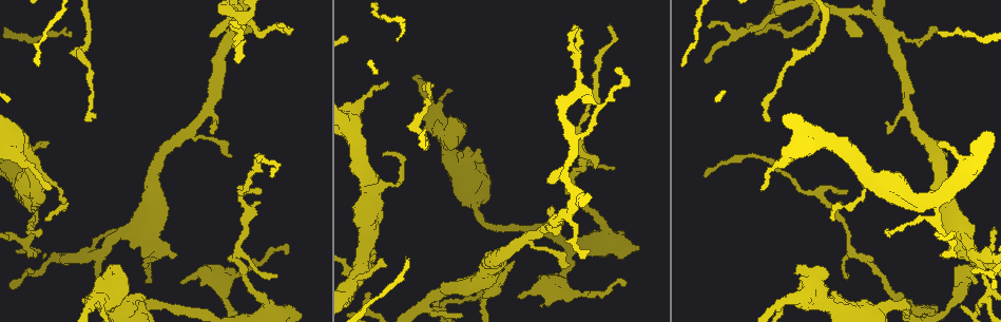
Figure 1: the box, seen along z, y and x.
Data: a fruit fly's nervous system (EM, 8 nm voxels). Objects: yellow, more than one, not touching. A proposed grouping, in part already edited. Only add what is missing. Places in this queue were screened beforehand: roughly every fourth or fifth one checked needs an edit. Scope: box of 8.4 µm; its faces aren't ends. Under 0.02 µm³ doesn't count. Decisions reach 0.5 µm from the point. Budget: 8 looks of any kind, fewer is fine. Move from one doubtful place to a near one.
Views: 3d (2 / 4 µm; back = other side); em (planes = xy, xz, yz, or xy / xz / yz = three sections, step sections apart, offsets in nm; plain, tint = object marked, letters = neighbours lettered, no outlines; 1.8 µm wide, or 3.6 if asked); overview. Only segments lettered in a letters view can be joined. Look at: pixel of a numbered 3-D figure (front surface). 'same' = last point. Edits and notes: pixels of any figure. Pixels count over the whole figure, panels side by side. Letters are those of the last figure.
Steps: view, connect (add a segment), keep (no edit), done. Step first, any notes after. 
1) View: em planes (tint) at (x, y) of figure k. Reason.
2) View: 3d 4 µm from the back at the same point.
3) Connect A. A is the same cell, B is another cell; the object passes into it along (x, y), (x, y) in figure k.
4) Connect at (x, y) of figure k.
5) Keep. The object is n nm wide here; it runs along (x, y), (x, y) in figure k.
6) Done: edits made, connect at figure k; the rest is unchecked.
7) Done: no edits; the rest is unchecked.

View: em xy step 8 (tint) at (707, 61) of figure 1. An open end.

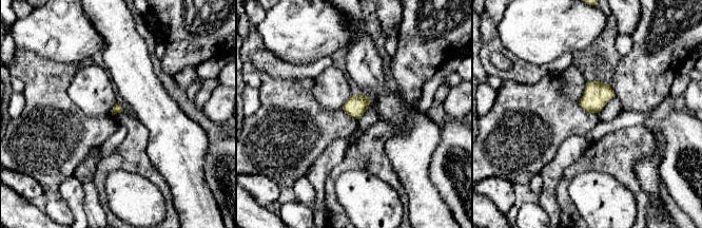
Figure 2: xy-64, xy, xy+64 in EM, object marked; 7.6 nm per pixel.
View: em planes (letters) at the same point.

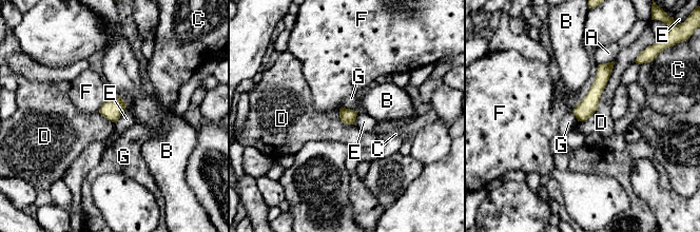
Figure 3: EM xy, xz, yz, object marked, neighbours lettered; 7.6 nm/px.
Keep. A, B, C, D, E, F and G are other cells; none of them fits.

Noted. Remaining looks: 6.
View: 3d 2 µm from the back at (930, 30) of figure 1. Tapers out.

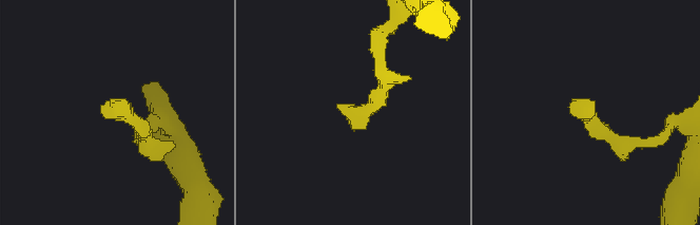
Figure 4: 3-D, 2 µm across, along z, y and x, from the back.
View: em xz step 16 (tint) at (595, 113) of figure 4.

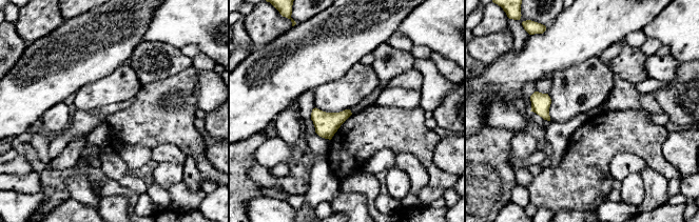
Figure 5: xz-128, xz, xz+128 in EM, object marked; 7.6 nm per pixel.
View: em planes (letters) at the same point. Cut it another way.

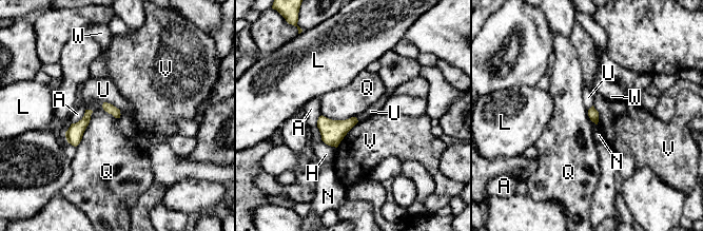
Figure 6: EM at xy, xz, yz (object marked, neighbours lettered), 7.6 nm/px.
Keep. A, H, L, N, Q, U, V and W are other cells; a border runs along (91, 109), (90, 122), (76, 147) in figure 6; no lettered segment goes on from it.

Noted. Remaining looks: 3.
View: 3d 2 µm at (941, 254) of figure 1. Tapers out.

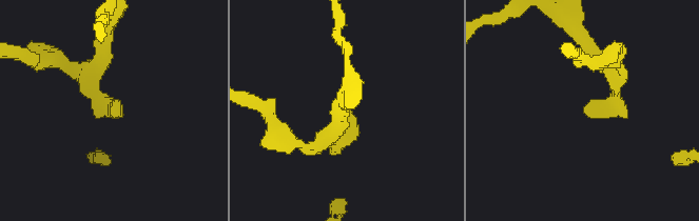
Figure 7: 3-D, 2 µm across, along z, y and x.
View: em planes (letters) at (583, 108) of figure 7. Shape alone is not enough.

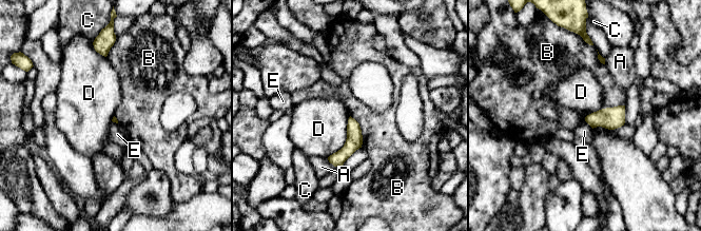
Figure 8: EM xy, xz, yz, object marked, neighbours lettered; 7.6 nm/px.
Keep. A, B, C, D and E are other cells; no lettered segment goes on from it.

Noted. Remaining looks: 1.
Done: no edits; the rest is unchecked.

